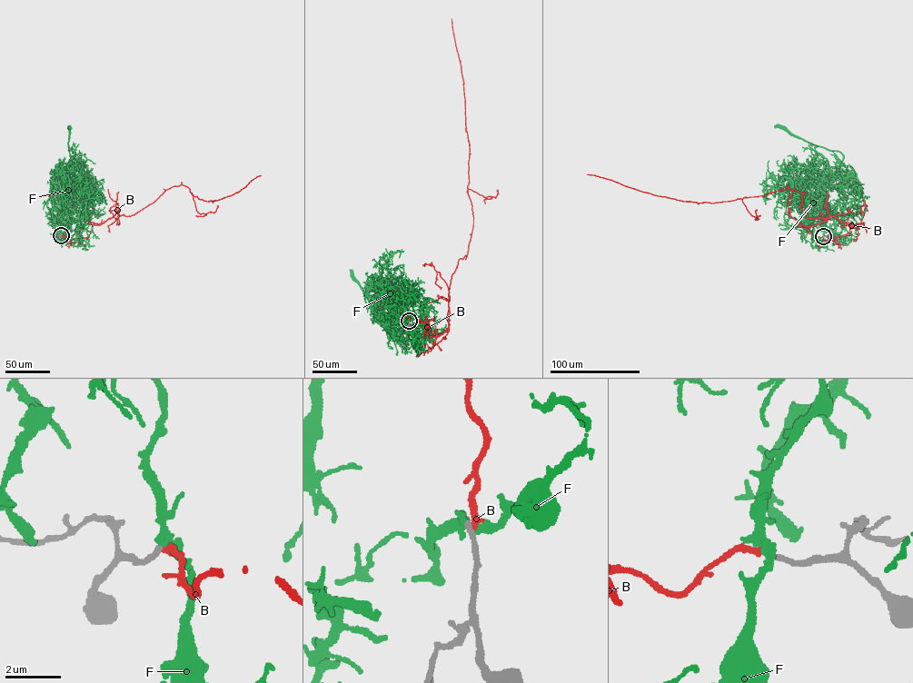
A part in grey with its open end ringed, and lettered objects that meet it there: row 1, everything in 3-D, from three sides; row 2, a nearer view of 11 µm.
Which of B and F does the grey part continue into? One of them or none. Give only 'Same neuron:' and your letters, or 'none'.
Same neuron: none

